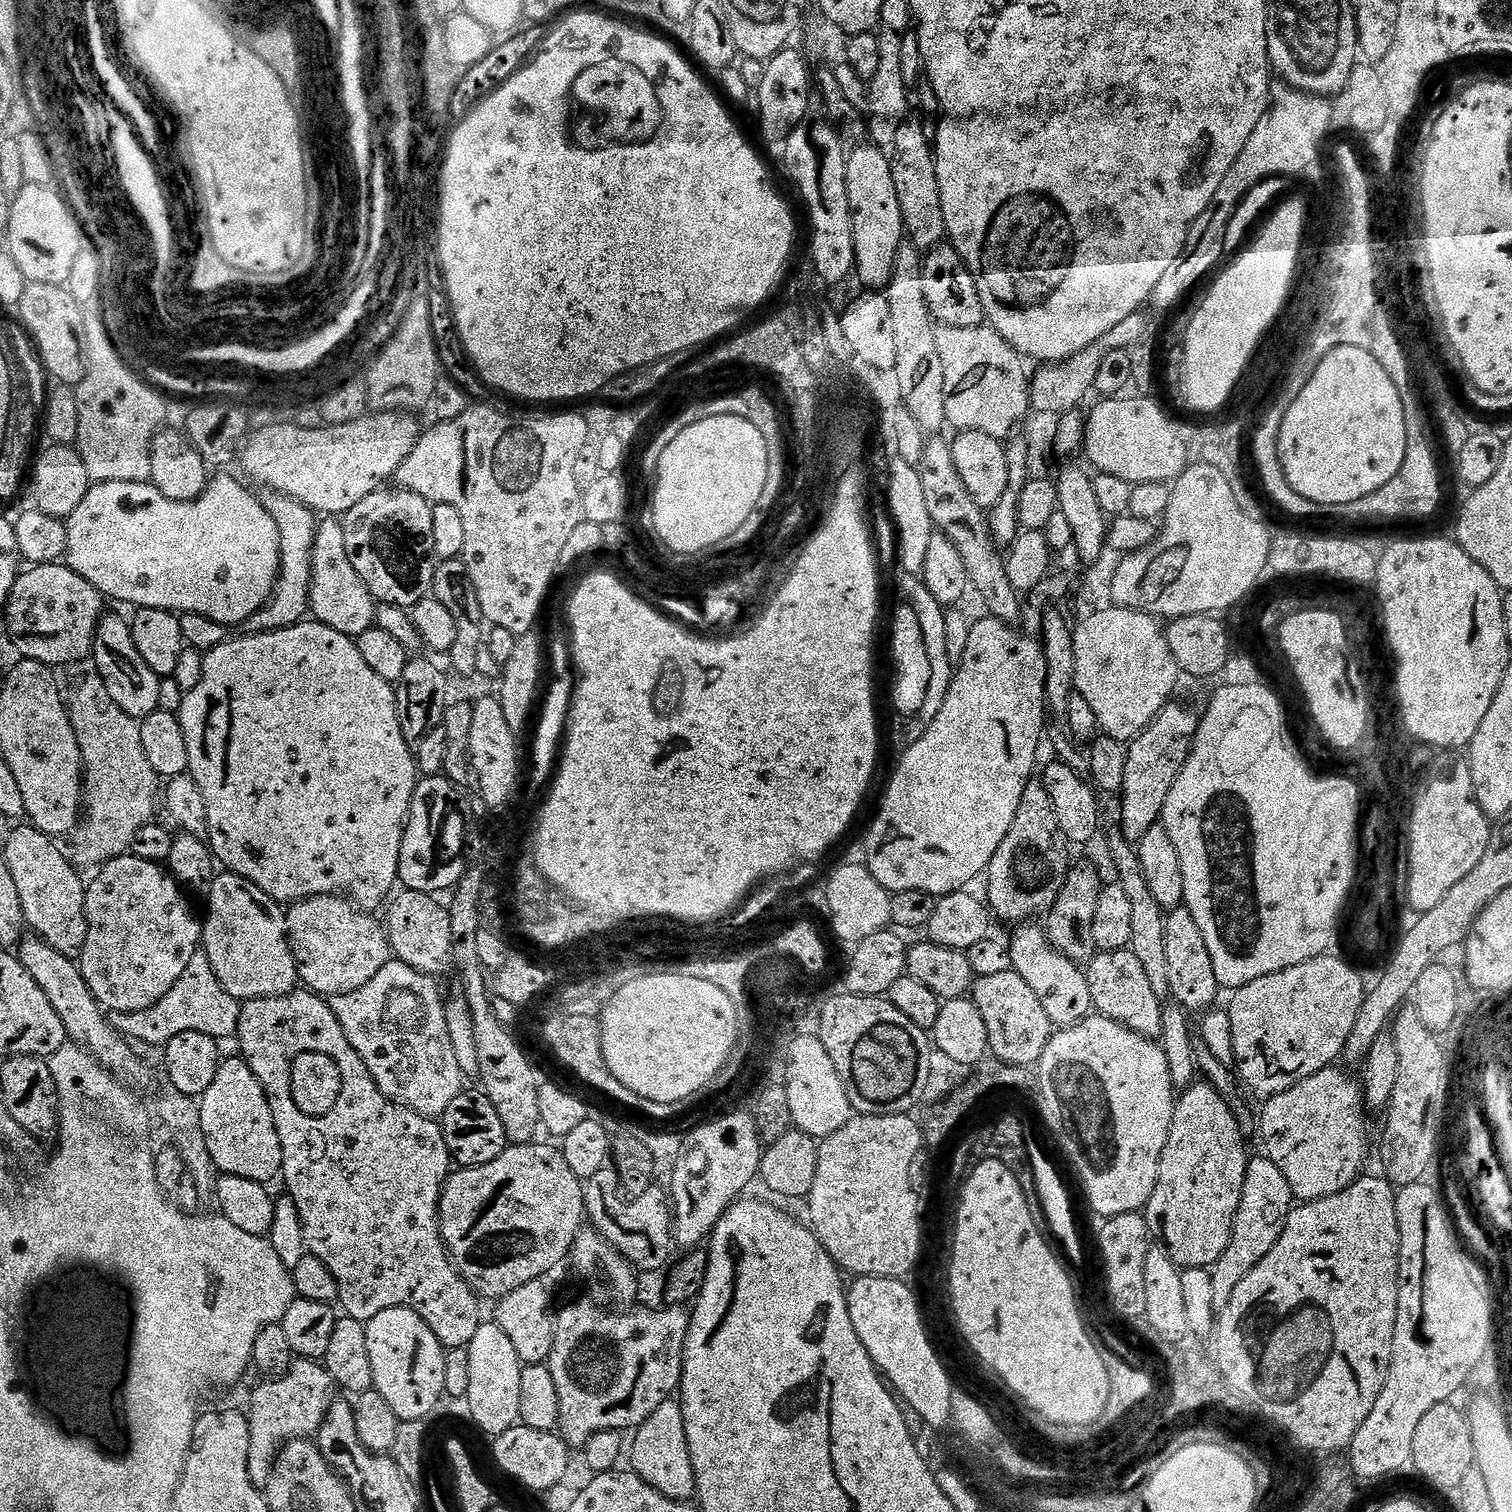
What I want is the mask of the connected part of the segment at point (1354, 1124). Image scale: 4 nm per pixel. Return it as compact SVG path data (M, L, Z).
M1340 1066L1323 1068L1322 1070L1318 1070L1318 1074L1310 1074L1310 1078L1306 1078L1302 1082L1290 1086L1290 1090L1282 1090L1282 1094L1271 1096L1269 1100L1263 1101L1261 1108L1264 1109L1260 1112L1260 1140L1264 1143L1264 1148L1262 1148L1263 1155L1267 1156L1270 1162L1274 1162L1274 1166L1278 1166L1278 1170L1282 1170L1282 1175L1285 1176L1286 1182L1290 1182L1290 1190L1297 1201L1307 1202L1310 1200L1321 1200L1327 1196L1338 1194L1342 1190L1349 1188L1353 1182L1360 1179L1362 1173L1365 1171L1364 1163L1368 1160L1367 1114L1369 1115L1369 1113L1366 1111L1364 1102L1364 1090L1361 1081L1357 1079L1357 1077L1355 1080L1354 1077L1347 1076L1343 1070L1345 1071L1345 1069Z

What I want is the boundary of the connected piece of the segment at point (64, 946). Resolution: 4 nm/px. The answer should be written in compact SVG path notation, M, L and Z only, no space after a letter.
M13 827L8 833L8 841L5 842L2 855L10 866L10 874L14 874L18 895L22 898L25 925L39 939L58 950L58 954L78 958L84 949L88 929L84 917L86 884L83 879L80 881L81 873L65 853L64 856L60 853L56 844L59 843L53 837L39 832L37 828Z

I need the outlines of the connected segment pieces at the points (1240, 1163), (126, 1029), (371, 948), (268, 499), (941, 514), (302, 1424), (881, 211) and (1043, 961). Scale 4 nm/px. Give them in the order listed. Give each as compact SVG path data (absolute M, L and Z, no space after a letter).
M1193 1083L1192 1087L1179 1093L1170 1122L1170 1134L1166 1138L1166 1150L1162 1150L1158 1182L1146 1205L1148 1228L1153 1234L1158 1234L1170 1258L1182 1270L1211 1269L1218 1258L1222 1258L1222 1250L1230 1246L1230 1234L1234 1230L1238 1202L1242 1202L1242 1186L1246 1182L1250 1159L1250 1152L1244 1149L1244 1132L1240 1129L1231 1106L1224 1101L1224 1096L1218 1089L1200 1083Z
M201 950L190 958L189 965L178 978L173 989L154 1006L134 1012L112 1011L109 1012L108 1017L112 1028L125 1039L164 1048L170 1041L184 1033L204 1034L217 1042L224 1041L224 1038L235 1037L240 1005L241 1001L230 995L218 981L209 956Z
M311 896L287 909L288 944L296 959L299 983L307 991L325 998L350 994L366 986L393 959L385 925L372 916L342 896Z
M271 490L263 493L264 508L274 518L278 526L278 538L280 539L280 573L276 579L276 585L272 591L272 597L248 620L245 620L242 628L245 633L273 632L276 628L289 628L291 624L299 624L309 615L308 586L312 579L312 551L314 550L314 538L318 527L317 513L307 508L302 502L298 502L289 496L281 496Z
M932 436L925 441L920 463L920 474L930 518L935 527L950 538L958 548L958 554L965 563L969 583L975 592L977 590L984 602L987 610L985 613L991 619L1003 620L1006 624L1015 625L1016 619L1020 616L1021 597L1014 590L1014 586L1010 586L1010 578L1006 578L1005 557L992 539L985 511L977 506L958 475L951 445L940 438L942 437Z
M297 1359L283 1376L268 1378L260 1383L264 1384L258 1385L253 1390L252 1401L249 1402L248 1408L246 1407L246 1415L250 1426L250 1482L254 1482L256 1488L264 1490L268 1487L272 1466L281 1448L291 1440L307 1440L315 1437L316 1432L322 1426L322 1418L326 1414L328 1404L334 1398L334 1385L323 1363L301 1359Z
M871 142L861 143L847 153L845 166L846 194L849 195L849 206L852 208L855 279L858 278L868 290L884 290L891 282L894 270L895 255L898 254L900 245L905 241L904 223L902 222L902 206L898 206L898 193L894 190L892 177L892 161L889 153L883 147Z
M1032 922L1017 927L1010 936L1010 954L1012 955L1012 971L1026 978L1026 983L1034 994L1038 994L1038 1002L1046 1009L1046 1014L1054 1026L1069 1028L1093 1015L1090 986L1085 969L1066 958L1048 940L1048 933L1043 927L1035 928Z

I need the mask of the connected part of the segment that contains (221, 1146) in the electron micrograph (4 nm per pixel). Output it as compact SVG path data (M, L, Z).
M243 1058L225 1059L210 1090L199 1097L202 1131L206 1147L217 1173L238 1178L250 1178L265 1186L282 1172L282 1142L278 1142L278 1130L274 1126L274 1114L270 1114L270 1102L262 1082L254 1078L254 1070Z

